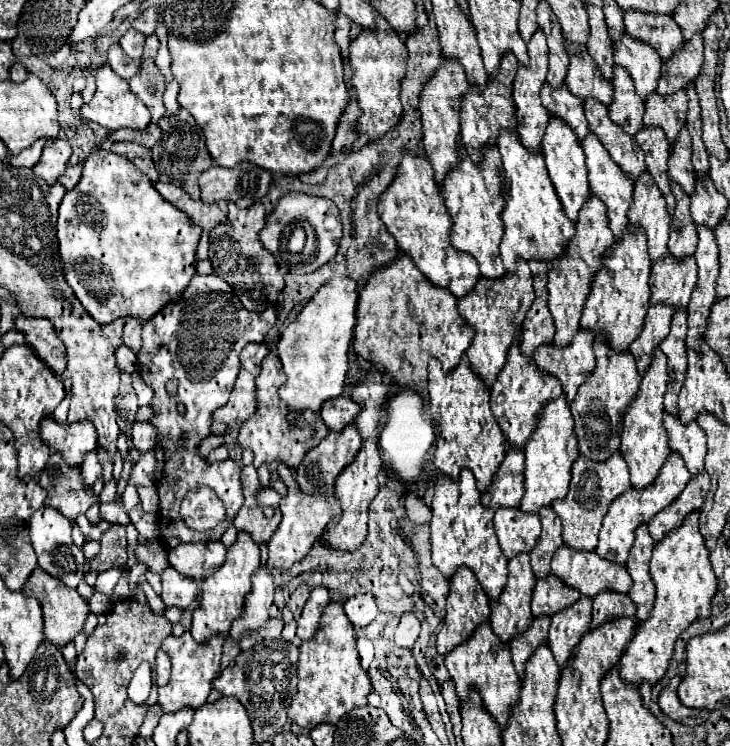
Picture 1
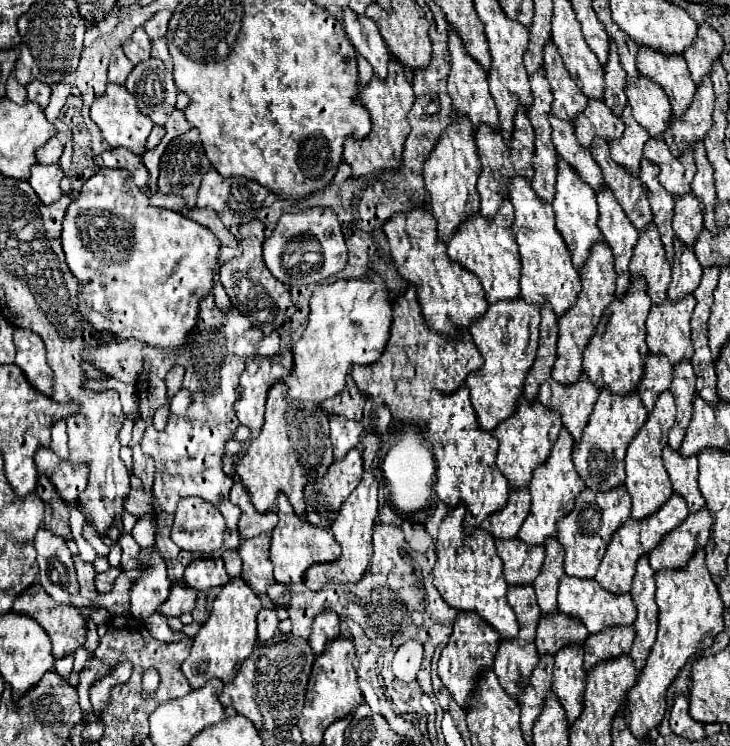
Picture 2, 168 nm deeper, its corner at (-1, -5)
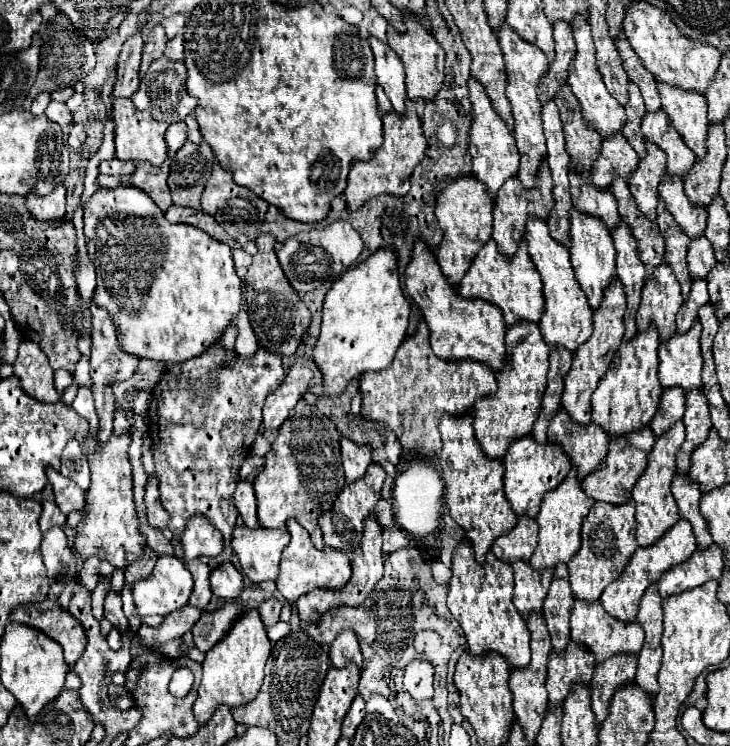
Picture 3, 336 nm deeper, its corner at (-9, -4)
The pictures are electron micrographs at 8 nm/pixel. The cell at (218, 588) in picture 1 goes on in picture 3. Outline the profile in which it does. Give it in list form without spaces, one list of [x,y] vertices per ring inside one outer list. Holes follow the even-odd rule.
[[[255,609],[245,611],[241,619],[231,627],[229,635],[211,651],[207,651],[203,661],[203,679],[199,685],[199,695],[193,705],[193,715],[199,725],[207,725],[217,711],[217,707],[227,705],[229,709],[247,705],[253,701],[263,683],[263,669],[271,655],[271,643],[267,639],[265,625]]]

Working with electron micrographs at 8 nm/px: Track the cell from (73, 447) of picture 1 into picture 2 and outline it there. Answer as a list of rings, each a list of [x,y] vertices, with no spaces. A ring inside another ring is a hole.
[[[41,448],[35,454],[35,464],[41,474],[49,476],[49,480],[61,492],[63,500],[69,500],[71,504],[77,502],[79,494],[85,490],[87,484],[87,474],[89,474],[87,464],[73,466],[71,460],[59,458],[51,448]]]

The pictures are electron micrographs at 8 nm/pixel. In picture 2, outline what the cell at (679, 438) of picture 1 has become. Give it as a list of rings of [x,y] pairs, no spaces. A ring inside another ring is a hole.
[[[667,446],[663,450],[663,462],[669,472],[673,492],[685,496],[691,512],[703,508],[705,500],[697,486],[697,456],[681,456],[679,450]]]

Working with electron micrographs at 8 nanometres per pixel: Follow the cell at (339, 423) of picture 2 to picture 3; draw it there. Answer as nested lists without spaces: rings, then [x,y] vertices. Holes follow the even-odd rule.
[[[341,437],[341,457],[343,457],[343,469],[345,469],[345,481],[353,483],[361,479],[371,463],[371,449],[359,447],[347,437]]]

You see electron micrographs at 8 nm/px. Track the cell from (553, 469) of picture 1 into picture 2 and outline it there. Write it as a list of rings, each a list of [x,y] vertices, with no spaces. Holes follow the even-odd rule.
[[[563,428],[559,432],[559,438],[553,444],[553,450],[549,454],[549,458],[545,460],[545,464],[541,464],[531,478],[529,490],[531,490],[531,512],[525,518],[521,530],[519,530],[519,538],[527,544],[543,544],[547,536],[555,536],[557,534],[557,520],[561,516],[565,516],[567,512],[571,512],[573,508],[573,500],[577,498],[577,494],[581,492],[581,488],[585,488],[581,476],[577,474],[573,462],[571,462],[571,452],[573,452],[573,436],[569,434],[567,428]]]

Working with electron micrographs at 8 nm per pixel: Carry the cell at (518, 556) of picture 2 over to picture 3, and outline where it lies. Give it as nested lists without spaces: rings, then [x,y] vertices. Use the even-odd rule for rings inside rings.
[[[513,563],[513,573],[515,573],[513,603],[523,621],[527,621],[529,615],[543,611],[543,601],[551,585],[553,571],[533,571],[529,563]]]

